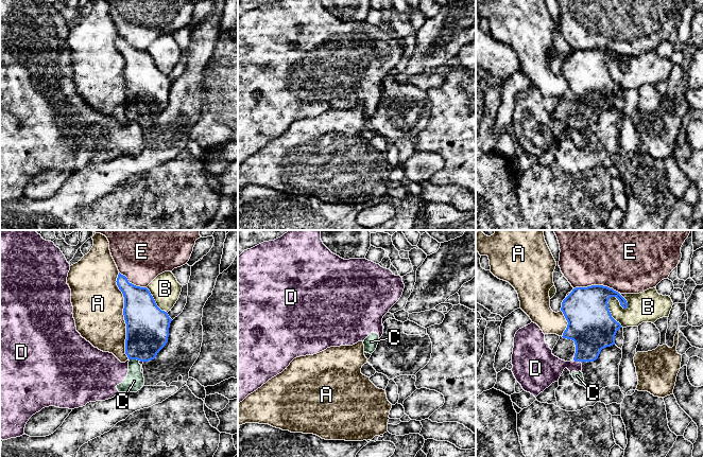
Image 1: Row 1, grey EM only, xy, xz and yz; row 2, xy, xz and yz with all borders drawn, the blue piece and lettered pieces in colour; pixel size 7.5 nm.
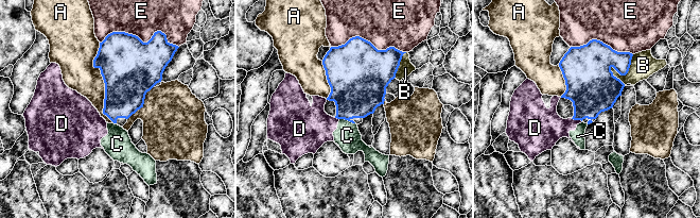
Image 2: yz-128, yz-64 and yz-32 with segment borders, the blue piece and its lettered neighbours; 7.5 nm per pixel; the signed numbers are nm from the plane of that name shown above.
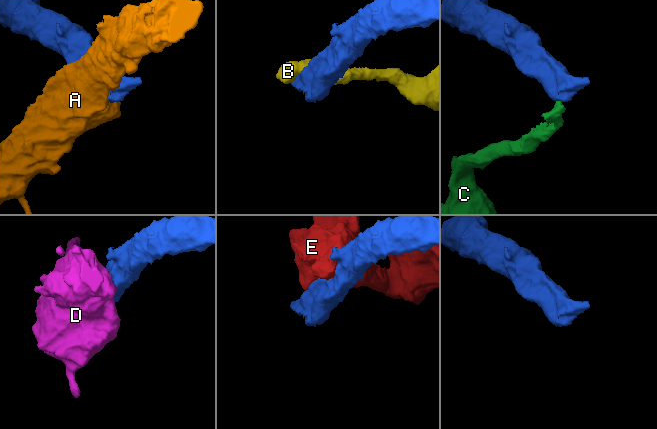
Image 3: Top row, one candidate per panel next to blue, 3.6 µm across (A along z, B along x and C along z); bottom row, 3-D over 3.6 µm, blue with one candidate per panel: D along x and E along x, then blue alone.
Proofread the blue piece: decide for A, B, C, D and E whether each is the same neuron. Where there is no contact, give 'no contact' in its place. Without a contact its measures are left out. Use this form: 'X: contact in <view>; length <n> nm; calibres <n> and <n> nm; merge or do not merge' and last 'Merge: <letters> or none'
A: contact in xy; length 650 nm; calibres 320 and 380 nm; do not merge
B: contact in yz; length 260 nm; calibres 340 and 220 nm; do not merge
C: contact in xy; length 70 nm; calibres 320 and 140 nm; do not merge
D: contact in yz; length 70 nm; calibres 320 and 240 nm; do not merge
E: contact in yz; length 340 nm; calibres 340 and 500 nm; do not merge
Merge: none

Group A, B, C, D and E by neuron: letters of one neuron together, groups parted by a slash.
A / B / C D / E

